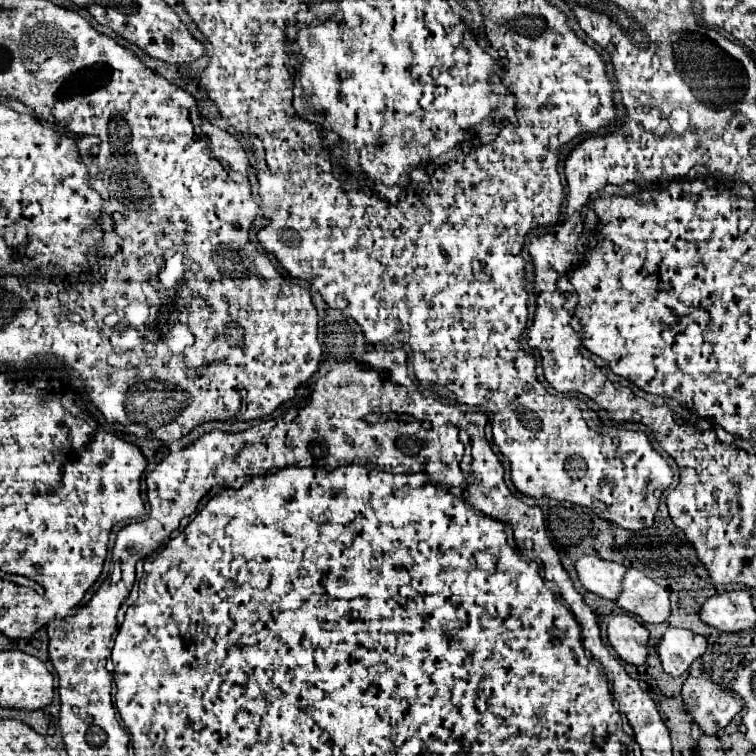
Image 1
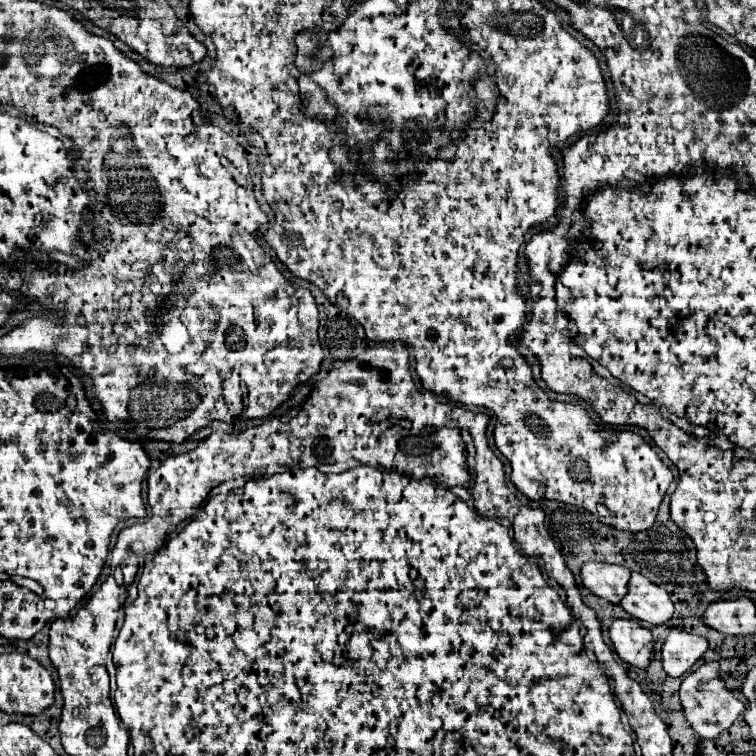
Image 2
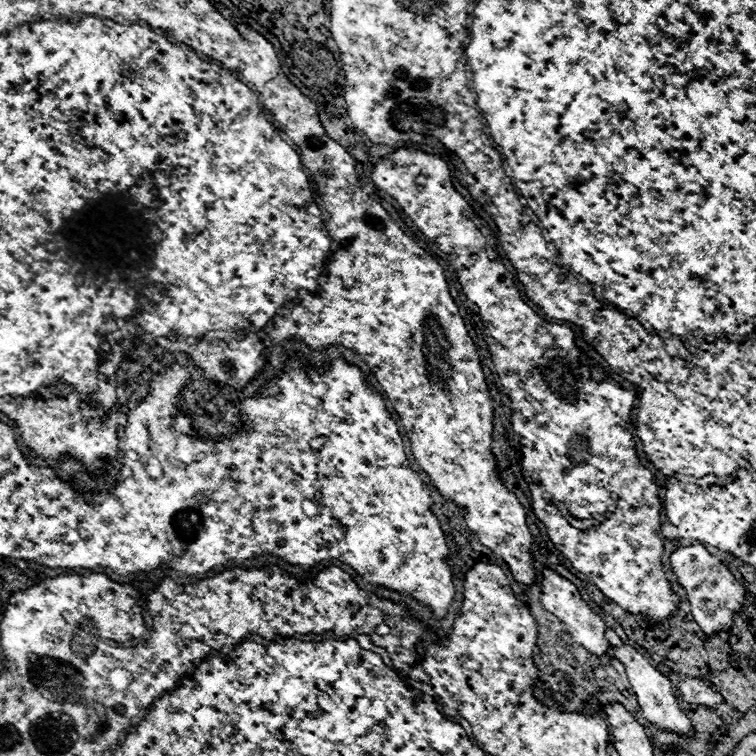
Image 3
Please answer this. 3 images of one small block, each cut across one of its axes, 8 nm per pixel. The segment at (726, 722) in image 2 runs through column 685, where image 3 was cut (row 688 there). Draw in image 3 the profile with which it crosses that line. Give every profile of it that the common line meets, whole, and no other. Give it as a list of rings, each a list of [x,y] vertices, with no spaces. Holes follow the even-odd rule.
[[[686,678],[680,684],[680,694],[686,702],[690,704],[706,704],[706,706],[716,706],[722,702],[722,696],[718,694],[716,688],[708,686],[706,682],[700,682],[696,678]]]

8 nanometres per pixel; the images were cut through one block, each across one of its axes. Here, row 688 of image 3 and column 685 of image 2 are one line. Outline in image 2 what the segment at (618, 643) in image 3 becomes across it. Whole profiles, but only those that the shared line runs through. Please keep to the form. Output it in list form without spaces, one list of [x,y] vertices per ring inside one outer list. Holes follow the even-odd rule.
[[[672,628],[662,646],[662,664],[668,676],[684,676],[708,650],[708,640]]]

